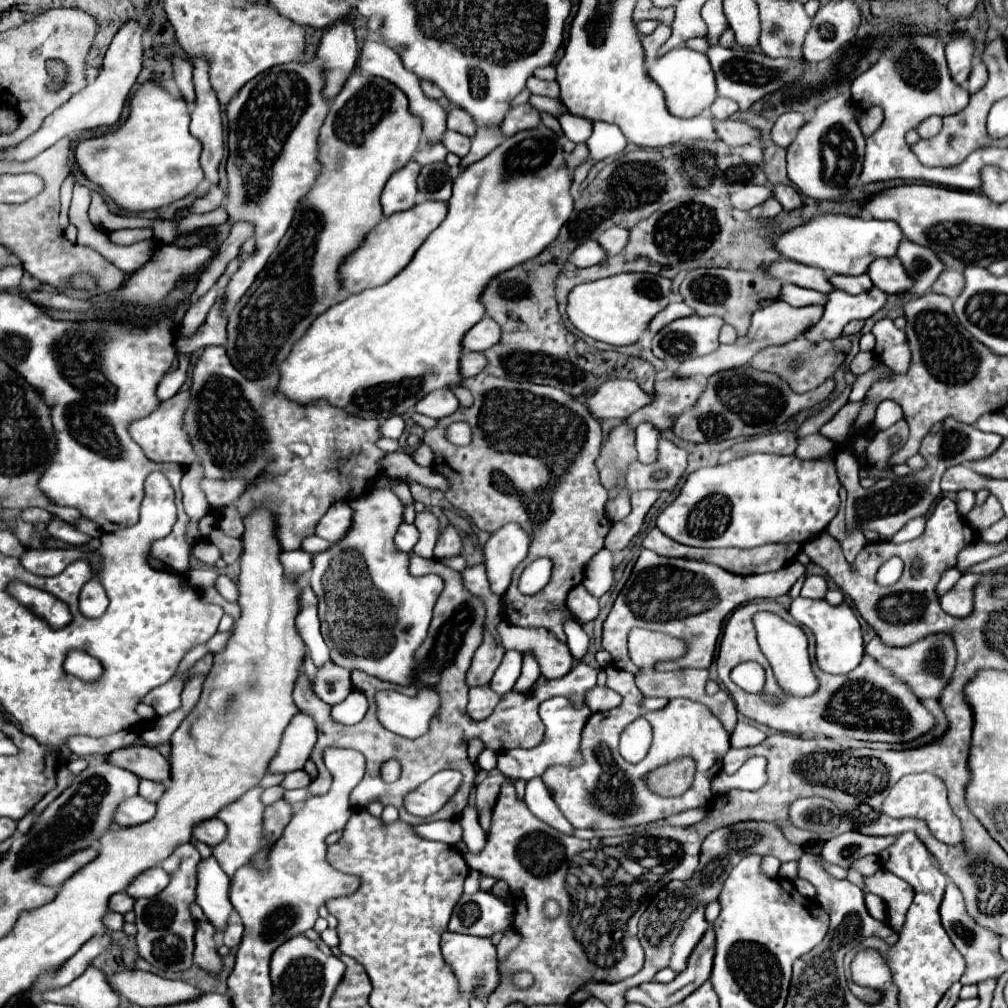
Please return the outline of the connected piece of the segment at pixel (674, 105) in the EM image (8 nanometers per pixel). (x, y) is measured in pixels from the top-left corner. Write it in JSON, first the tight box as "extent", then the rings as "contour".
{"extent":[648,47,716,117],"contour":[[[676,47],[666,55],[662,55],[660,59],[656,59],[648,67],[648,75],[664,91],[668,111],[674,117],[694,117],[704,109],[708,109],[716,99],[716,81],[714,81],[714,73],[708,57],[688,47]]]}

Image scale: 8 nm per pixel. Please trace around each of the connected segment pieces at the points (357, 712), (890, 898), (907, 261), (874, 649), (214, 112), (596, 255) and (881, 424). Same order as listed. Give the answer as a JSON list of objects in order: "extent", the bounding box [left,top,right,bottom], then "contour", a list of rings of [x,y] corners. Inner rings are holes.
[{"extent":[332,691,368,727],"contour":[[[352,691],[346,699],[346,707],[342,707],[342,705],[332,707],[332,719],[336,723],[342,723],[342,725],[350,727],[350,725],[360,723],[364,719],[366,711],[368,711],[368,701],[366,701],[364,693]]]},{"extent":[864,869,914,933],"contour":[[[880,869],[876,871],[876,875],[864,877],[864,891],[884,899],[884,903],[888,905],[890,927],[896,933],[900,933],[900,927],[904,925],[904,919],[906,919],[906,911],[914,897],[914,889],[894,873]]]},{"extent":[898,239,944,295],"contour":[[[906,239],[900,243],[898,259],[906,267],[908,275],[916,279],[916,285],[910,289],[910,293],[916,293],[916,295],[928,293],[930,285],[944,271],[944,265],[936,257],[936,253],[932,253],[930,249],[924,249],[922,245],[906,241]]]},{"extent":[864,633,956,699],"contour":[[[936,633],[936,639],[930,635],[906,647],[890,647],[884,645],[880,637],[874,637],[864,647],[864,651],[876,661],[880,661],[880,665],[888,667],[894,675],[904,679],[920,699],[938,699],[944,685],[948,685],[948,681],[952,679],[956,667],[956,645],[950,633]],[[934,641],[936,641],[936,661],[934,661]]]},{"extent":[190,57,224,183],"contour":[[[194,57],[194,89],[196,99],[190,107],[190,133],[202,141],[202,169],[210,183],[218,183],[218,165],[224,155],[222,143],[222,113],[216,91],[208,81],[208,61],[200,61]]]},{"extent":[570,241,606,267],"contour":[[[584,241],[574,249],[570,263],[574,263],[576,267],[592,267],[592,265],[602,263],[604,259],[606,259],[606,253],[604,249],[600,249],[600,243]]]},{"extent":[874,401,904,431],"contour":[[[882,401],[876,409],[876,419],[874,419],[874,429],[876,431],[882,431],[882,429],[888,429],[890,425],[894,425],[896,421],[900,421],[904,417],[900,405],[896,401]]]}]

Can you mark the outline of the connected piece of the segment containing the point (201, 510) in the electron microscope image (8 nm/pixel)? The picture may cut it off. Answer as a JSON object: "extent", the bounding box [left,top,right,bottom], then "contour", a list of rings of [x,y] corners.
{"extent":[182,463,210,541],"contour":[[[192,463],[188,469],[186,469],[186,475],[182,479],[182,493],[184,493],[184,509],[188,513],[188,517],[192,519],[190,523],[190,531],[188,531],[188,537],[194,541],[198,541],[200,533],[198,533],[198,521],[208,513],[210,505],[206,501],[206,495],[200,487],[200,483],[204,481],[204,471],[202,471],[202,465],[200,463]]]}

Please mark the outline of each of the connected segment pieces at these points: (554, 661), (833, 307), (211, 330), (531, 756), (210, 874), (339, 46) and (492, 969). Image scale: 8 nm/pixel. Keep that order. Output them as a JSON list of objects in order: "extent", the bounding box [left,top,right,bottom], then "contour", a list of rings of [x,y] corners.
[{"extent":[498,621,574,679],"contour":[[[502,621],[502,625],[498,625],[498,635],[504,649],[536,655],[540,671],[546,679],[564,677],[568,669],[574,667],[574,659],[568,647],[560,643],[556,635],[548,633],[548,629],[524,629]]]},{"extent":[802,287,886,343],"contour":[[[872,287],[868,293],[848,295],[844,291],[832,291],[822,319],[806,329],[802,337],[810,343],[820,343],[826,339],[838,339],[844,327],[854,319],[868,319],[886,303],[886,293],[878,287]]]},{"extent":[174,297,228,356],"contour":[[[222,297],[216,301],[216,305],[210,309],[204,325],[187,339],[177,338],[174,341],[176,353],[183,353],[191,356],[194,351],[208,347],[208,345],[222,345],[226,341],[226,323],[228,313],[224,309]]]},{"extent":[498,697,590,779],"contour":[[[552,697],[540,705],[540,719],[544,721],[544,741],[532,749],[504,751],[498,755],[498,771],[512,779],[534,779],[540,777],[552,765],[582,765],[580,757],[580,735],[590,717],[588,707],[576,707],[568,697]]]},{"extent":[196,857,234,931],"contour":[[[214,857],[202,859],[198,865],[196,903],[202,907],[208,921],[220,931],[226,927],[228,917],[234,911],[228,897],[228,889],[230,889],[230,879],[222,871],[218,861]]]},{"extent":[316,21,358,99],"contour":[[[336,21],[336,25],[328,27],[322,35],[316,57],[322,61],[322,67],[326,71],[324,95],[332,99],[342,89],[358,59],[354,25],[350,21]]]},{"extent":[440,931,498,1001],"contour":[[[444,931],[440,949],[442,949],[444,961],[448,963],[448,967],[454,971],[454,975],[458,979],[460,993],[464,993],[468,999],[476,997],[480,1001],[488,1001],[488,997],[498,987],[498,957],[496,957],[496,947],[490,943],[490,939]]]}]

